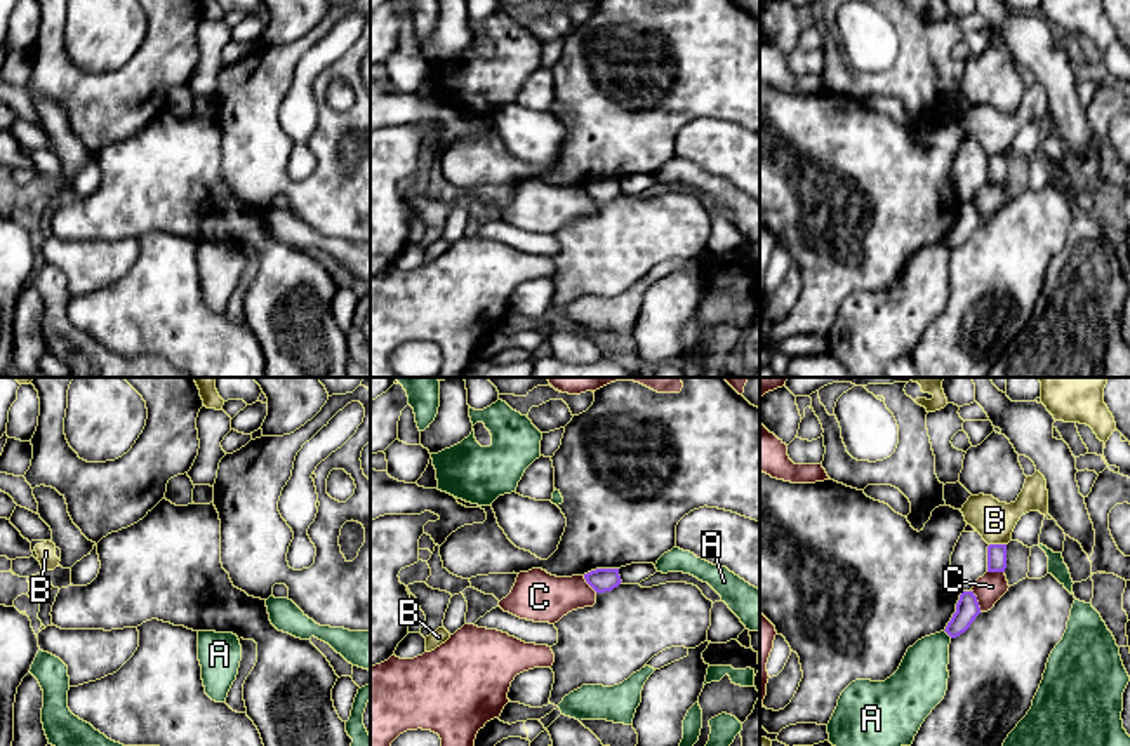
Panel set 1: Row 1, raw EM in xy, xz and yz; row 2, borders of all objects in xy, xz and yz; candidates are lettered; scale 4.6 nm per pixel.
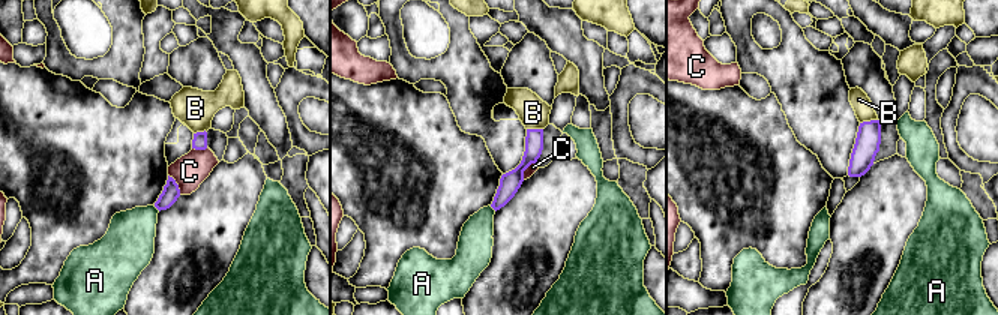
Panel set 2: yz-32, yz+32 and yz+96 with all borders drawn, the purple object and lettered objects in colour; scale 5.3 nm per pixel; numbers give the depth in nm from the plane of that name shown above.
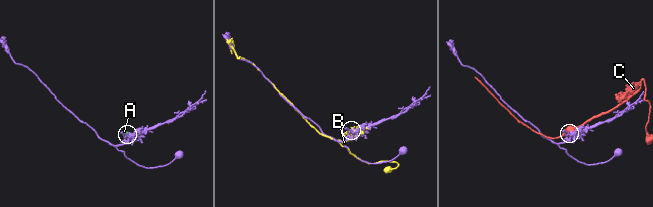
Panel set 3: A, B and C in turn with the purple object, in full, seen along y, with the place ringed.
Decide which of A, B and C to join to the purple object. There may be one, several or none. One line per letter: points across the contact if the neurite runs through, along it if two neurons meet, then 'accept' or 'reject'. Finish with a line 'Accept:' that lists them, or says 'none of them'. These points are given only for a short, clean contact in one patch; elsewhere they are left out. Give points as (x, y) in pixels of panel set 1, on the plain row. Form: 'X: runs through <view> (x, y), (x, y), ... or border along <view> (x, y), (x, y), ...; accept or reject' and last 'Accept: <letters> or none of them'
A: border along yz (944, 240), (951, 247); reject
B: reject
C: reject
Accept: none of them

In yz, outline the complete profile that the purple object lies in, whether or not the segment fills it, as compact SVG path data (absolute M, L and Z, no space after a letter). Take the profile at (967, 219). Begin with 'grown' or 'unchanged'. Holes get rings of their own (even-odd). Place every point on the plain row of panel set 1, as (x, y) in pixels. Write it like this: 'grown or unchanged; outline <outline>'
unchanged; outline M961 202L960 210L956 214L956 223L953 224L944 242L951 249L956 249L970 238L970 235L979 224L980 217L974 202Z

